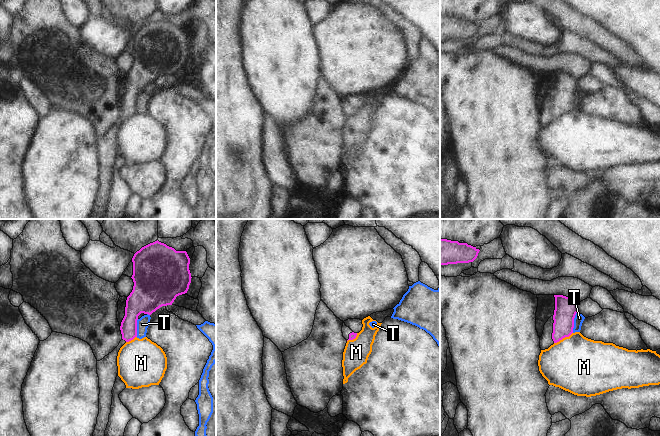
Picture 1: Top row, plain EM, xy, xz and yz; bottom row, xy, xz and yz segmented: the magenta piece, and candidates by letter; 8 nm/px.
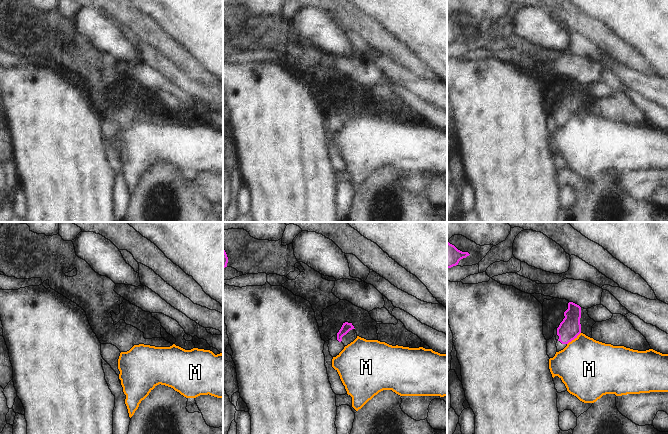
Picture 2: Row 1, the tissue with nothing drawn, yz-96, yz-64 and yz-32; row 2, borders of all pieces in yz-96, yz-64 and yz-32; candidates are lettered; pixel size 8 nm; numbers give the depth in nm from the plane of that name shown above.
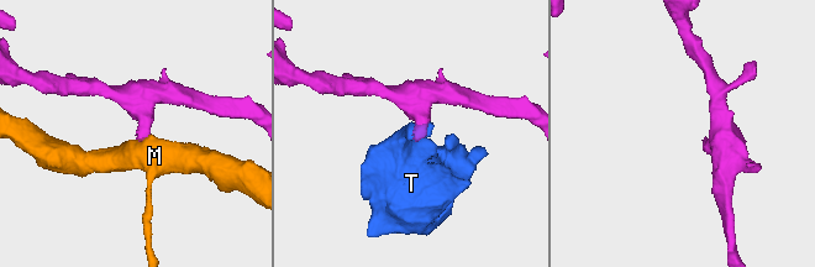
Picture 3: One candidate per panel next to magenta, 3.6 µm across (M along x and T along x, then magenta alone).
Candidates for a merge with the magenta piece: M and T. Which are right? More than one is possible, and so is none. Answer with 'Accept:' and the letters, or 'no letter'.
Accept: no letter

